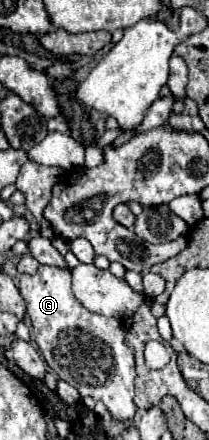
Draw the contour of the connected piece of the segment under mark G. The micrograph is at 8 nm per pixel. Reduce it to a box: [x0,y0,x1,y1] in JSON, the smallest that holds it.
[20,265,134,423]

